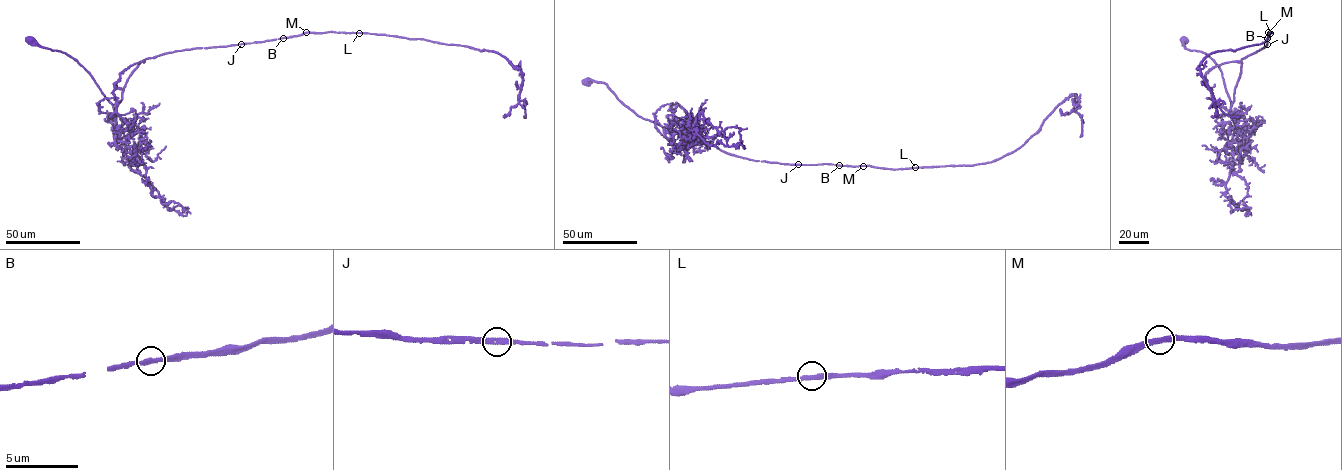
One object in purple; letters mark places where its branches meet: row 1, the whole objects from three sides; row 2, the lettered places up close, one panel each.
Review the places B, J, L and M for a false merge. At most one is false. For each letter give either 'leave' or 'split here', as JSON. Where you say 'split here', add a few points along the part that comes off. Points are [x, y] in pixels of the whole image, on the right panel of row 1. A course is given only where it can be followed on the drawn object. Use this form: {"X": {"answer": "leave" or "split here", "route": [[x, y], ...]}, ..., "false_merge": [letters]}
{"B": {"answer": "leave"}, "J": {"answer": "leave"}, "L": {"answer": "leave"}, "M": {"answer": "leave"}, "false_merge": []}

